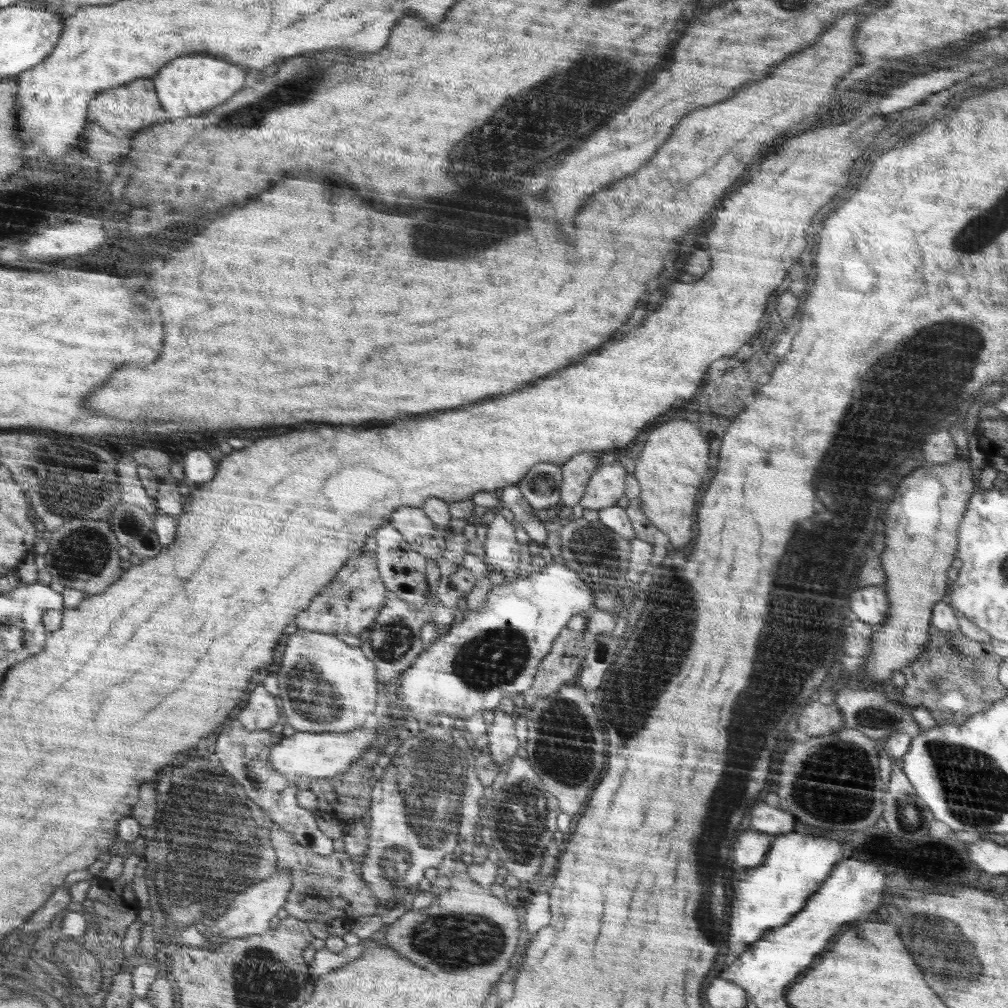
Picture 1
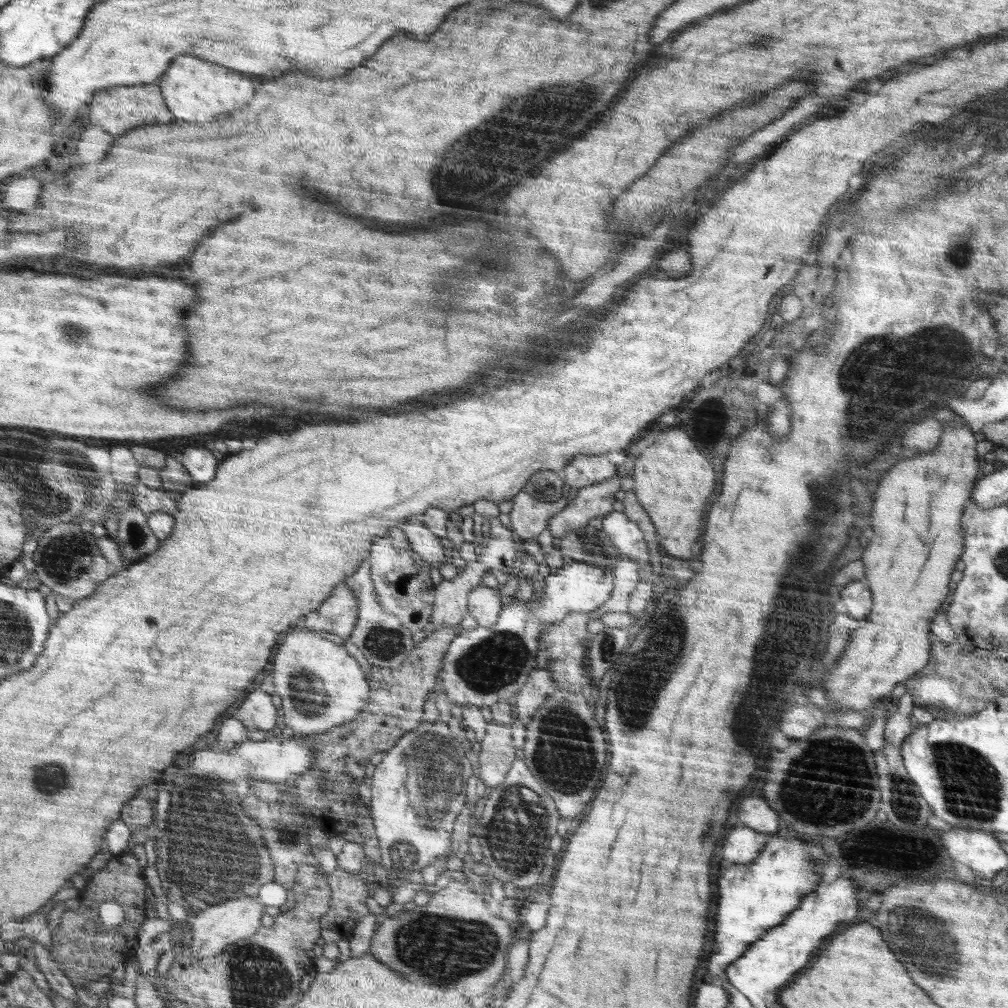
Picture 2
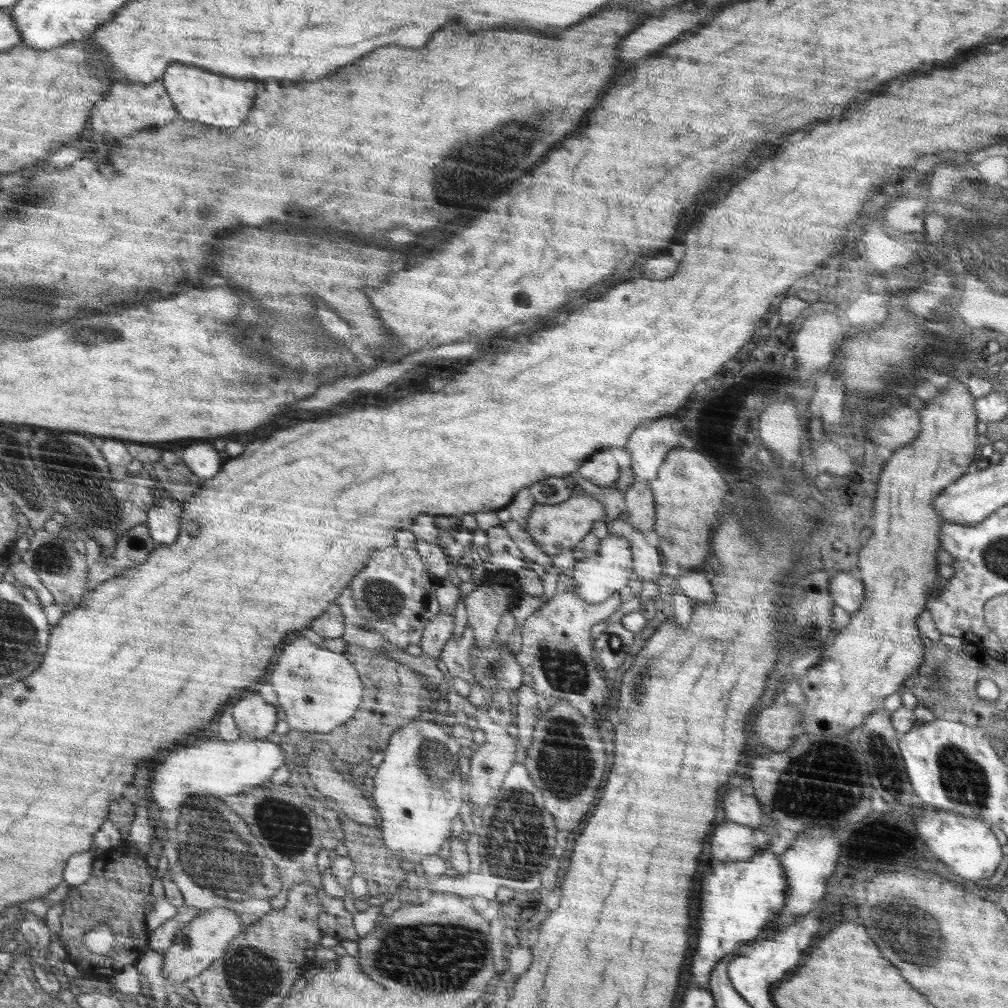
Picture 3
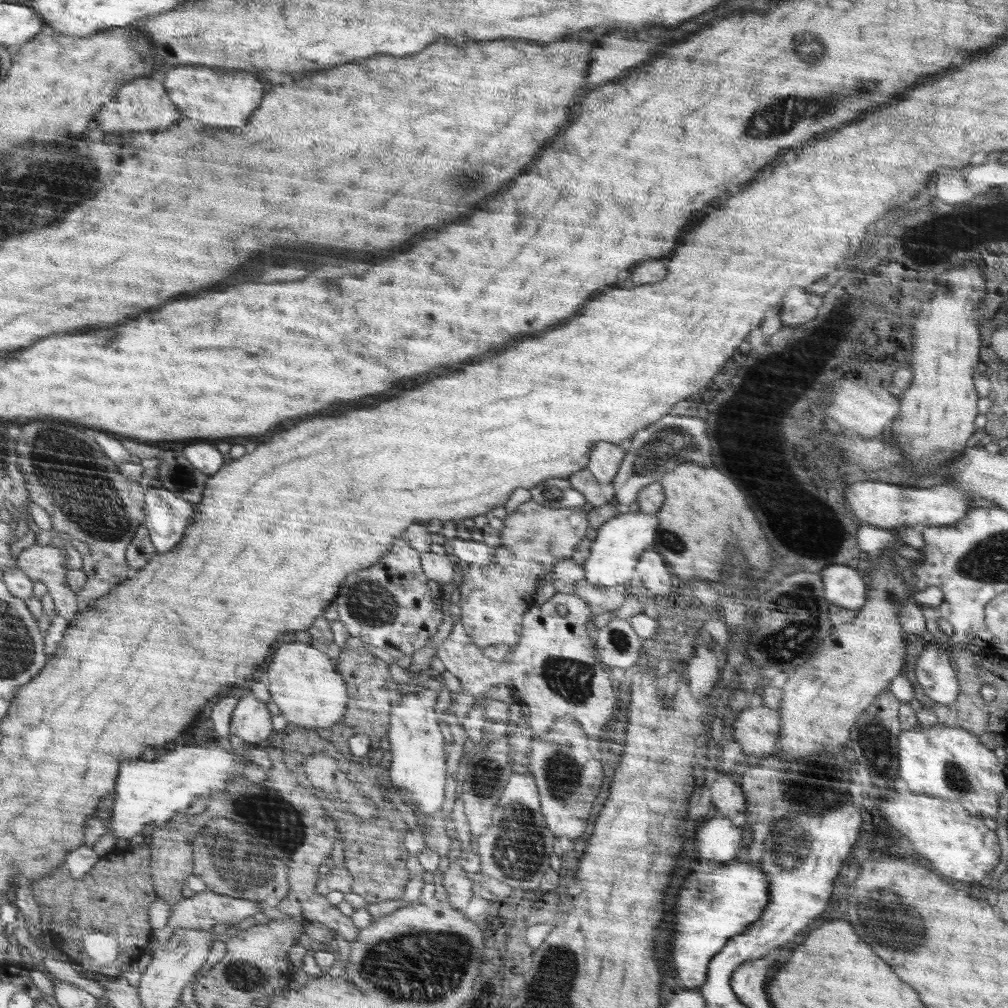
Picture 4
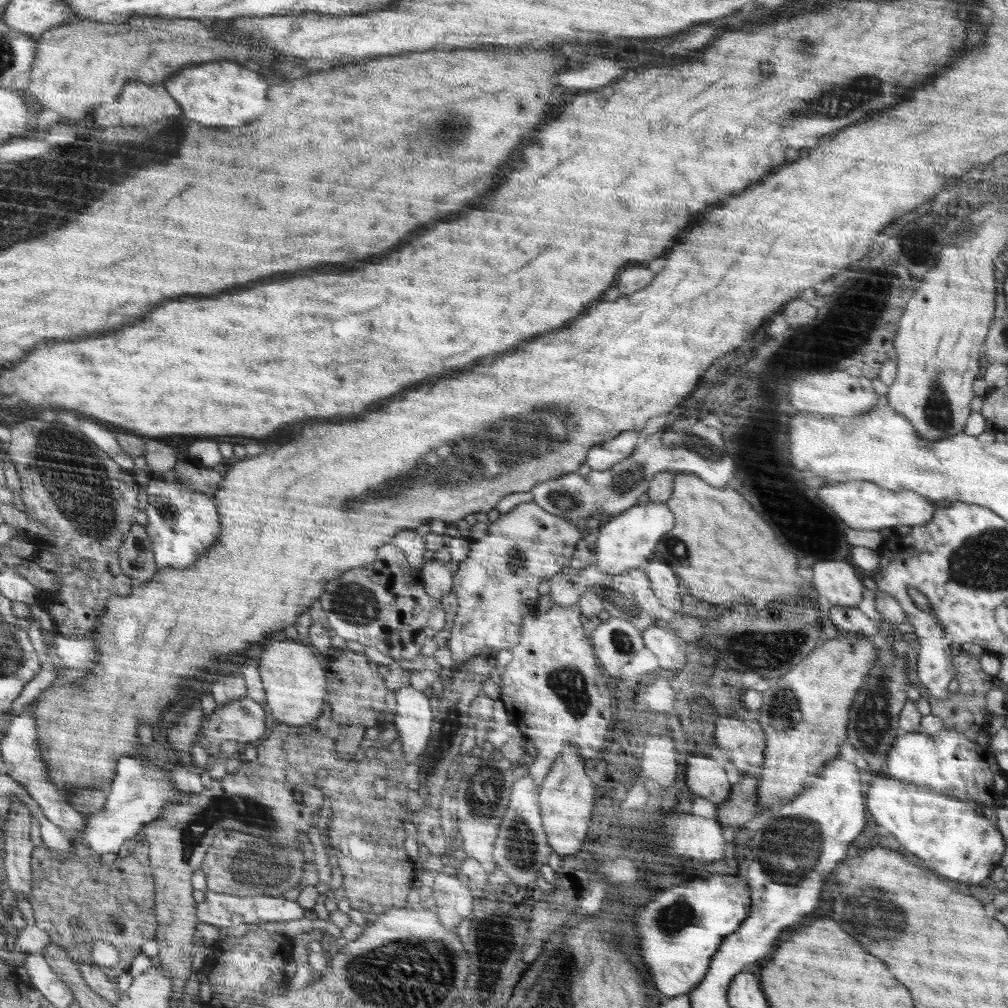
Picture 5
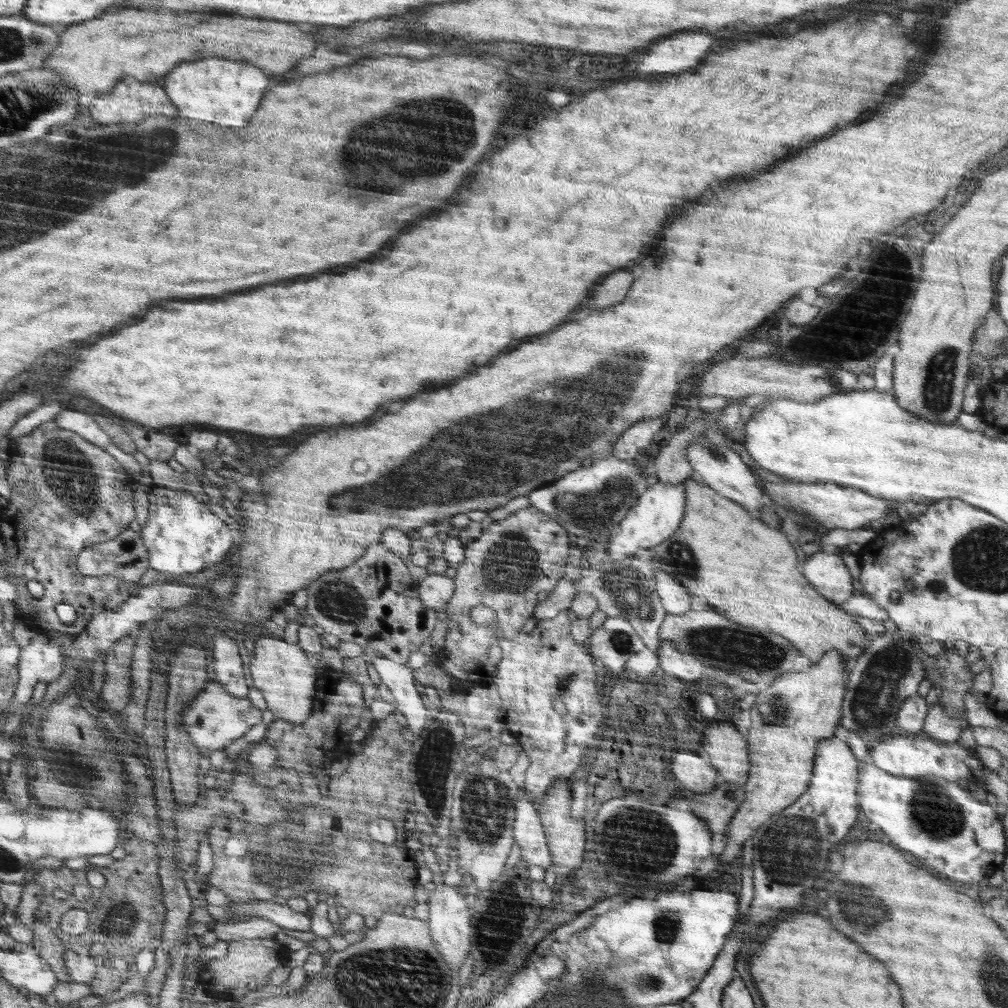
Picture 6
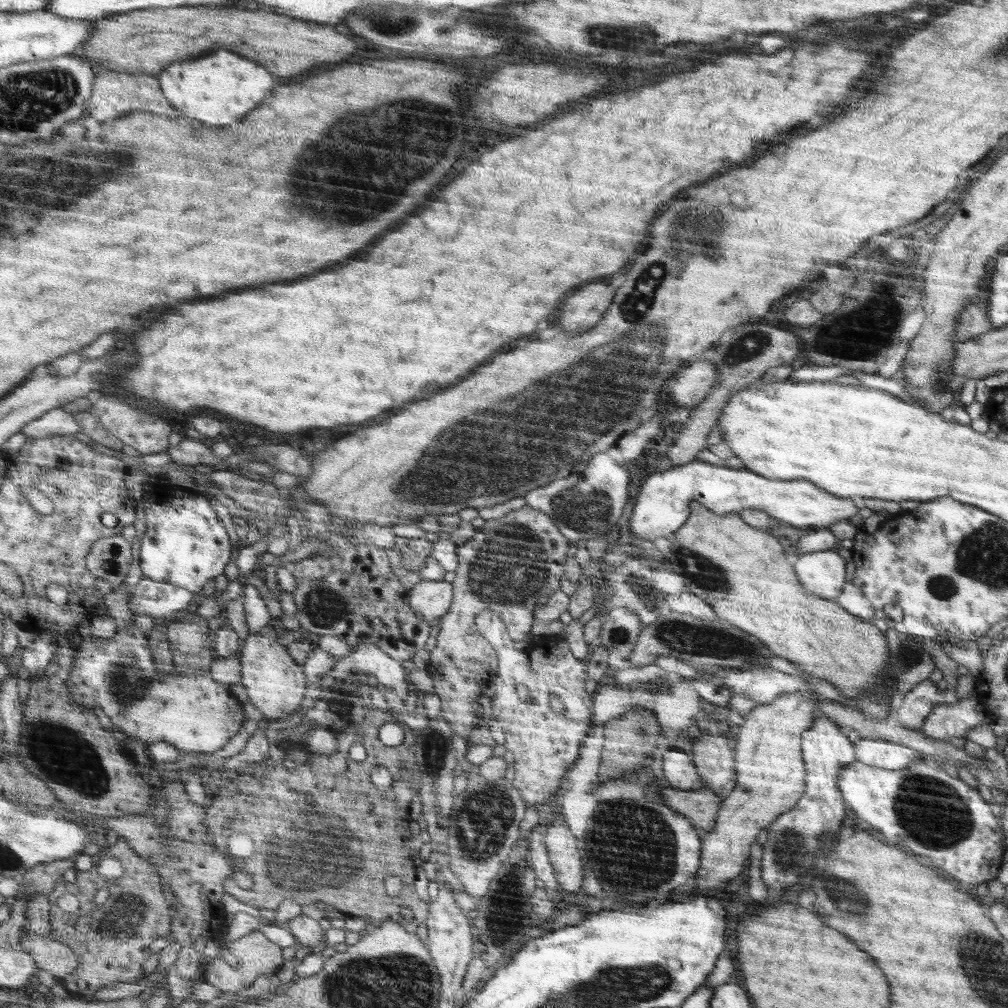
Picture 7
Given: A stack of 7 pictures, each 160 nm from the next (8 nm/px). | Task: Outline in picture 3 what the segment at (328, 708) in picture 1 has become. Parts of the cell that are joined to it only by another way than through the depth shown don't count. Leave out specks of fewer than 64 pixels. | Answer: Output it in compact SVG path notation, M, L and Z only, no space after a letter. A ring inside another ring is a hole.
M305 636L298 637L292 644L282 648L282 654L274 666L269 683L274 687L282 716L291 729L330 732L348 720L352 722L352 716L360 714L360 706L364 706L363 681L347 654L340 653L340 650L332 650L332 646L316 645Z

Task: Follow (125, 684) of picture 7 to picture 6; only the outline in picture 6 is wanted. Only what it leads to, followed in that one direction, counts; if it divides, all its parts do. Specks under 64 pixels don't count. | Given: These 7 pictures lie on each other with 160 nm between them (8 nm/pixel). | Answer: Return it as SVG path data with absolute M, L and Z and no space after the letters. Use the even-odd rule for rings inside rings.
M208 680L204 688L185 706L179 716L179 722L192 742L198 748L208 748L212 752L215 749L224 749L232 743L232 740L244 736L252 726L260 722L260 709L251 699L232 696L216 680Z

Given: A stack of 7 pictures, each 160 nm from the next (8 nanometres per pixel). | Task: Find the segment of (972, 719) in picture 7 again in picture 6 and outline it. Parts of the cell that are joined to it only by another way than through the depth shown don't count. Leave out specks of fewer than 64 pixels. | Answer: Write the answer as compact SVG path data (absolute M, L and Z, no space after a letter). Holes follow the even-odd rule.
M935 704L927 712L922 733L942 742L956 742L962 730L968 726L967 712L961 717L951 717L940 705Z

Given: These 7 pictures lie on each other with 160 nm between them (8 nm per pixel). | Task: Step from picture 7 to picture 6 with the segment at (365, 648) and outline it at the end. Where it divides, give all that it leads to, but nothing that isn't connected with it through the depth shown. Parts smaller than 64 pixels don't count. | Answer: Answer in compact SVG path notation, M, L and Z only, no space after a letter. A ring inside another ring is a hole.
M384 656L373 658L370 662L378 671L381 682L393 694L393 704L408 720L407 728L418 737L427 728L428 722L432 722L435 709L430 702L424 702L424 693L420 694L414 686L413 670Z

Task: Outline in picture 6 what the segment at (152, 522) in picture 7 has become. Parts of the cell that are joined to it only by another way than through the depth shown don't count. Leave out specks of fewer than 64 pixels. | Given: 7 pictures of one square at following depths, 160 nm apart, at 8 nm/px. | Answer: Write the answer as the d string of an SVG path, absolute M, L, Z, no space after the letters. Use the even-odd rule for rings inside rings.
M151 486L148 489L148 521L141 528L148 550L148 567L166 576L196 574L224 560L234 544L234 532L217 515L211 502L205 503L182 490Z

